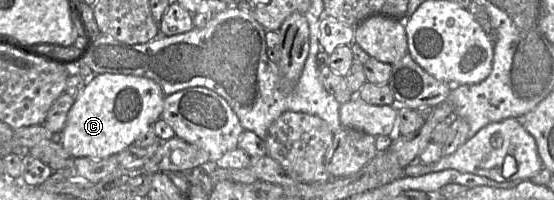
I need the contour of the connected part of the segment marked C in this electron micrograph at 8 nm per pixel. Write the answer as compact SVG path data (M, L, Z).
M111 73L95 75L87 80L67 114L61 144L74 158L105 159L115 155L161 118L164 98L161 87L151 79Z

